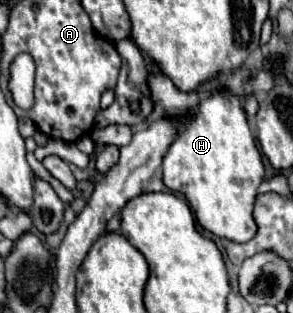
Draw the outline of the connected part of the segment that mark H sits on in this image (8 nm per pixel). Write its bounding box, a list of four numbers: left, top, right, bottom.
[148,72,264,244]

